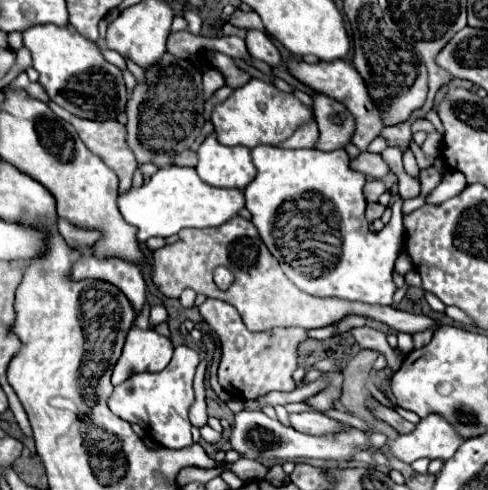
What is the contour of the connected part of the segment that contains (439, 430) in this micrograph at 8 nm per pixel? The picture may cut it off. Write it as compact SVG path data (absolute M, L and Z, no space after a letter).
M431 414L423 418L413 432L399 434L395 440L389 440L381 448L373 448L371 452L381 452L395 456L401 462L415 462L419 458L429 460L449 460L457 448L463 444L463 438L459 438L453 428L441 420L441 416Z

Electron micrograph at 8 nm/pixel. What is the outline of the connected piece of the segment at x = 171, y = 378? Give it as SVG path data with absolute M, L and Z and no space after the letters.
M177 346L169 366L157 374L135 374L123 384L115 386L109 408L115 416L127 420L129 424L139 424L153 442L169 450L181 450L191 446L191 422L187 418L189 406L195 400L193 394L193 376L199 364L199 354L187 346Z

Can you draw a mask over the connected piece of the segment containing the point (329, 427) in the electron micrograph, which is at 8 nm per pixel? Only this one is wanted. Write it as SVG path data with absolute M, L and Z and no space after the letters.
M301 412L301 414L289 414L289 422L295 430L313 434L313 436L323 436L337 432L341 428L341 422L331 420L319 412Z

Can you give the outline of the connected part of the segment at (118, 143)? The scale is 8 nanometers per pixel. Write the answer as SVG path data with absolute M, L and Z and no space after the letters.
M51 102L51 110L75 126L85 146L91 152L95 152L119 176L119 192L127 192L131 186L133 172L137 168L137 160L127 144L125 126L119 124L117 120L95 122L95 120L77 118L67 110L63 110L61 106L57 106L55 102Z

